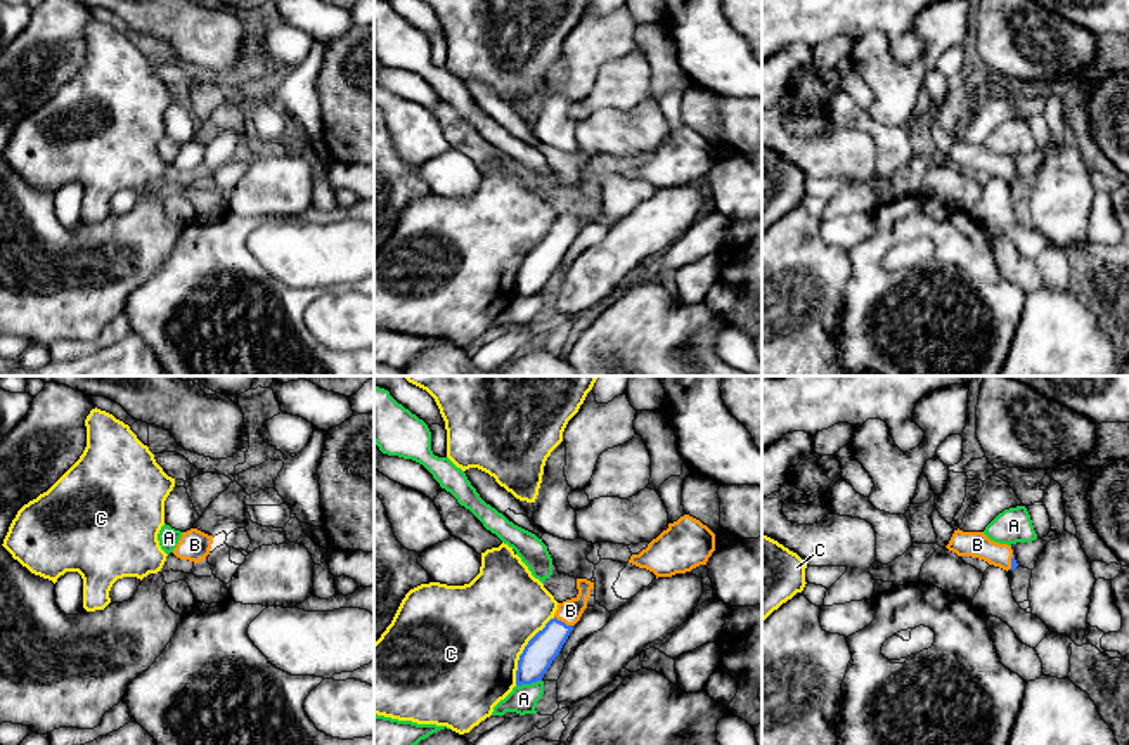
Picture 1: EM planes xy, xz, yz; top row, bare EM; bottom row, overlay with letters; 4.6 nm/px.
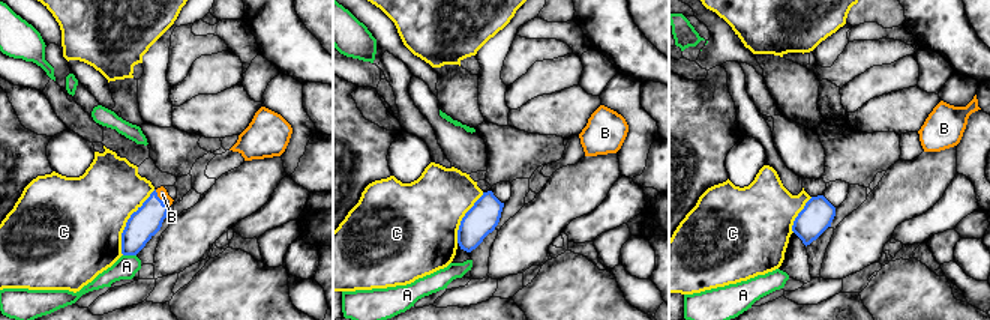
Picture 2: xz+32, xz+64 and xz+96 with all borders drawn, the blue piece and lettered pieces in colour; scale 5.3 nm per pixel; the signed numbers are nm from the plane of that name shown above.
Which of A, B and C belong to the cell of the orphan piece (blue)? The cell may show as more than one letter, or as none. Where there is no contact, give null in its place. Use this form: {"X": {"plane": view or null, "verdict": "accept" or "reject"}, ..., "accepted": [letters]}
{"A": {"plane": "xz", "verdict": "reject"}, "B": {"plane": "xz", "verdict": "accept"}, "C": {"plane": "xz", "verdict": "reject"}, "accepted": ["B"]}

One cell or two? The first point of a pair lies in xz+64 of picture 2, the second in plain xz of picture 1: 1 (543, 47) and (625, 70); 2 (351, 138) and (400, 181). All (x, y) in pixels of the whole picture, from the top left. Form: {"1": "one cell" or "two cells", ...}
{"1": "two cells", "2": "one cell"}

